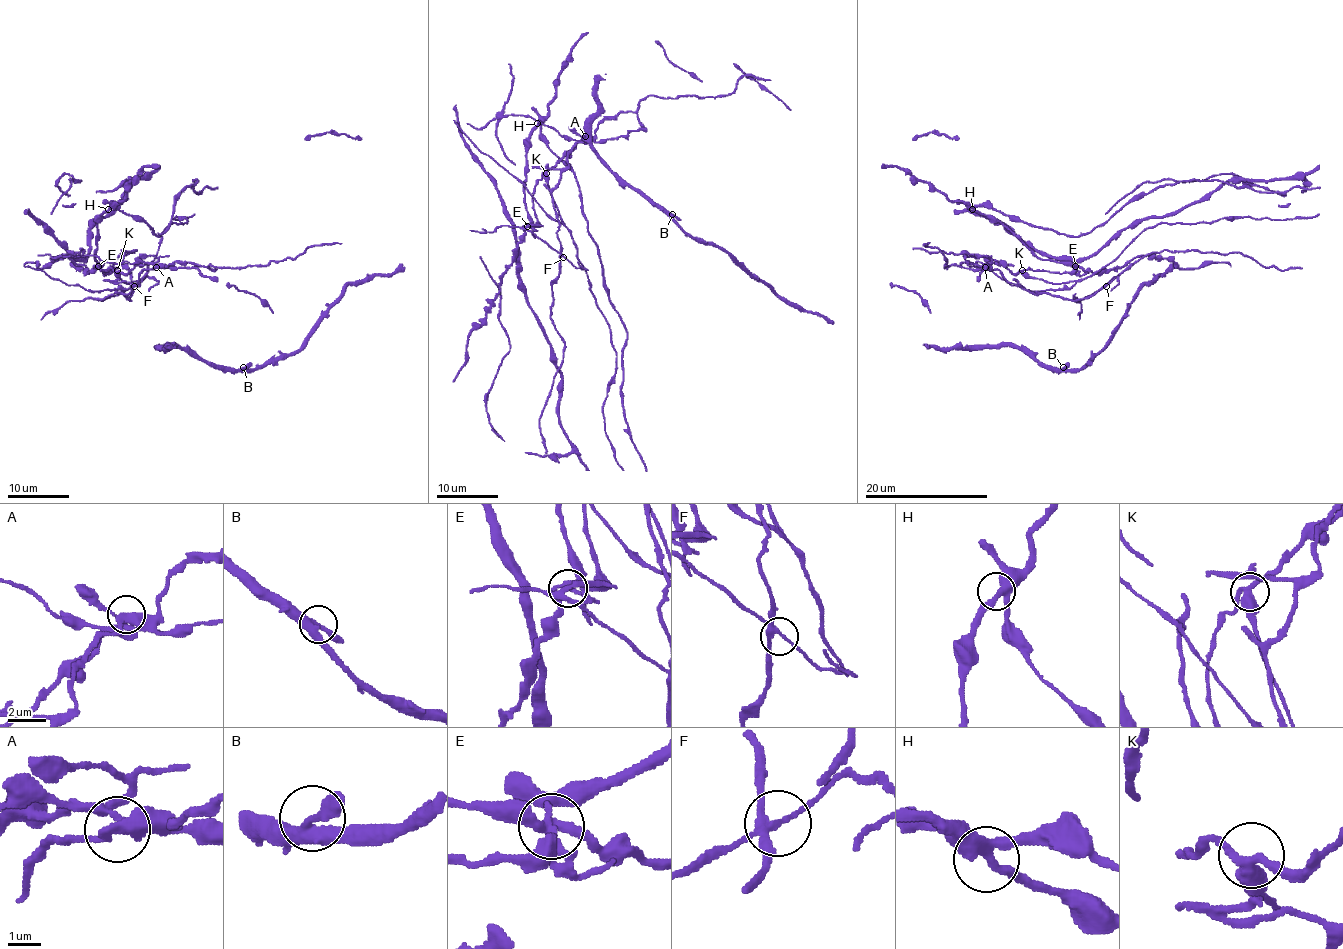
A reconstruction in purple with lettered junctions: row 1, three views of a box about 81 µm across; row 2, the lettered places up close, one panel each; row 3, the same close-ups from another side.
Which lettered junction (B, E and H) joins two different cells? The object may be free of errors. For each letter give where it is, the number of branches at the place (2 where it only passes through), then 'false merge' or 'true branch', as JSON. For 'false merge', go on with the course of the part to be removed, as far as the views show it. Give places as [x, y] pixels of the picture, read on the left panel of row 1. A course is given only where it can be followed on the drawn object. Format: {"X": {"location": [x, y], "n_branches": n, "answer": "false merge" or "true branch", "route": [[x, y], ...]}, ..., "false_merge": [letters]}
{"B": {"location": [243, 367], "n_branches": 3, "answer": "true branch"}, "E": {"location": [98, 266], "n_branches": 3, "answer": "false merge", "route": [[99, 266], [128, 273], [154, 264], [123, 293], [129, 300], [122, 249], [136, 250], [122, 252], [116, 269]]}, "H": {"location": [108, 209], "n_branches": 3, "answer": "true branch"}, "false_merge": ["E"]}

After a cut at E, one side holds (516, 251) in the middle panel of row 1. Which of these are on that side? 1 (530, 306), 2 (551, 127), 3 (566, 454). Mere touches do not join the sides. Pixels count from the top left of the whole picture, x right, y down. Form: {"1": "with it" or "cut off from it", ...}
{"1": "with it", "2": "cut off from it", "3": "with it"}

